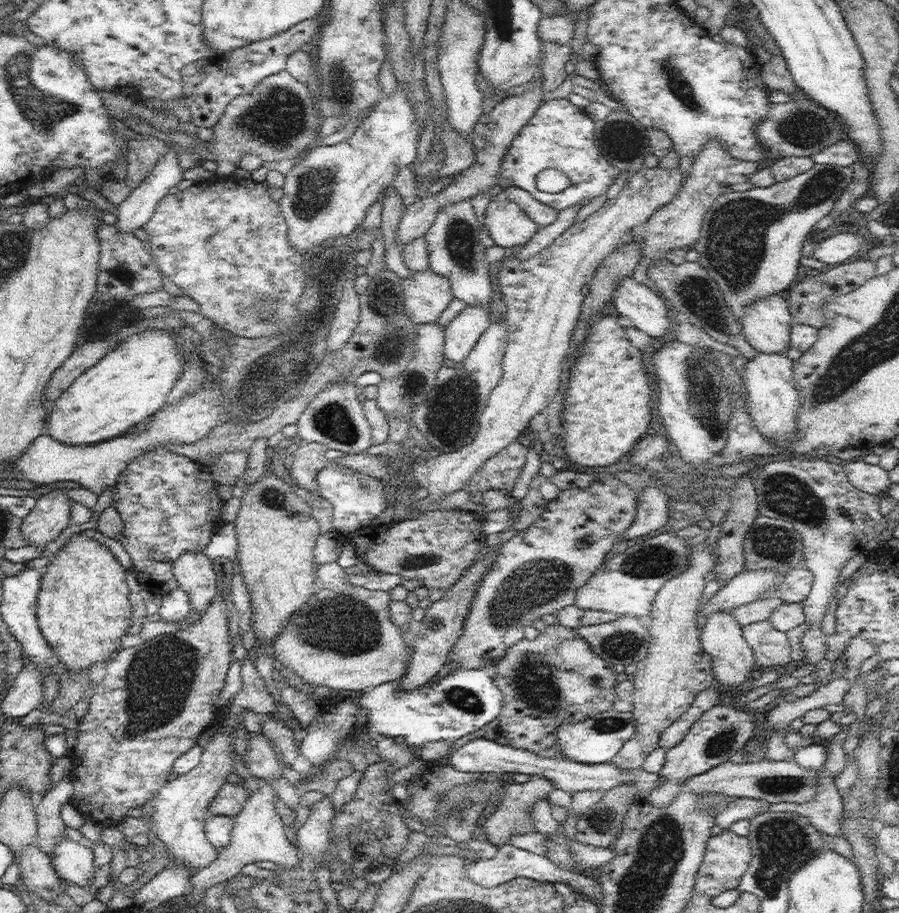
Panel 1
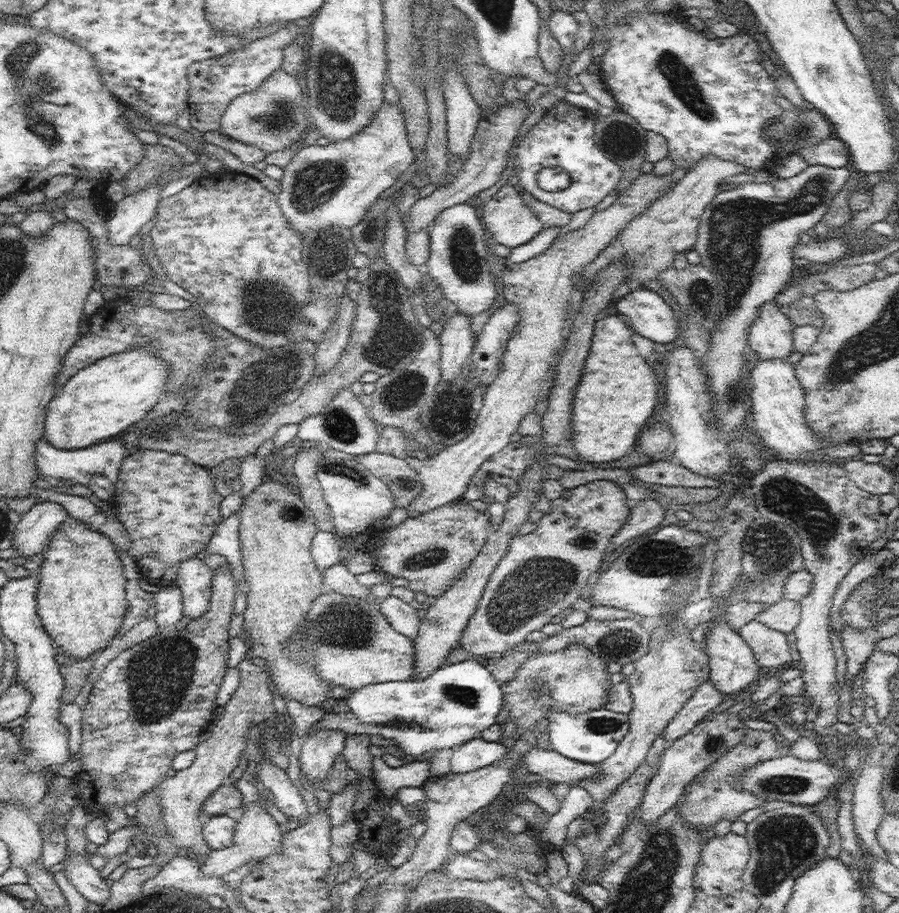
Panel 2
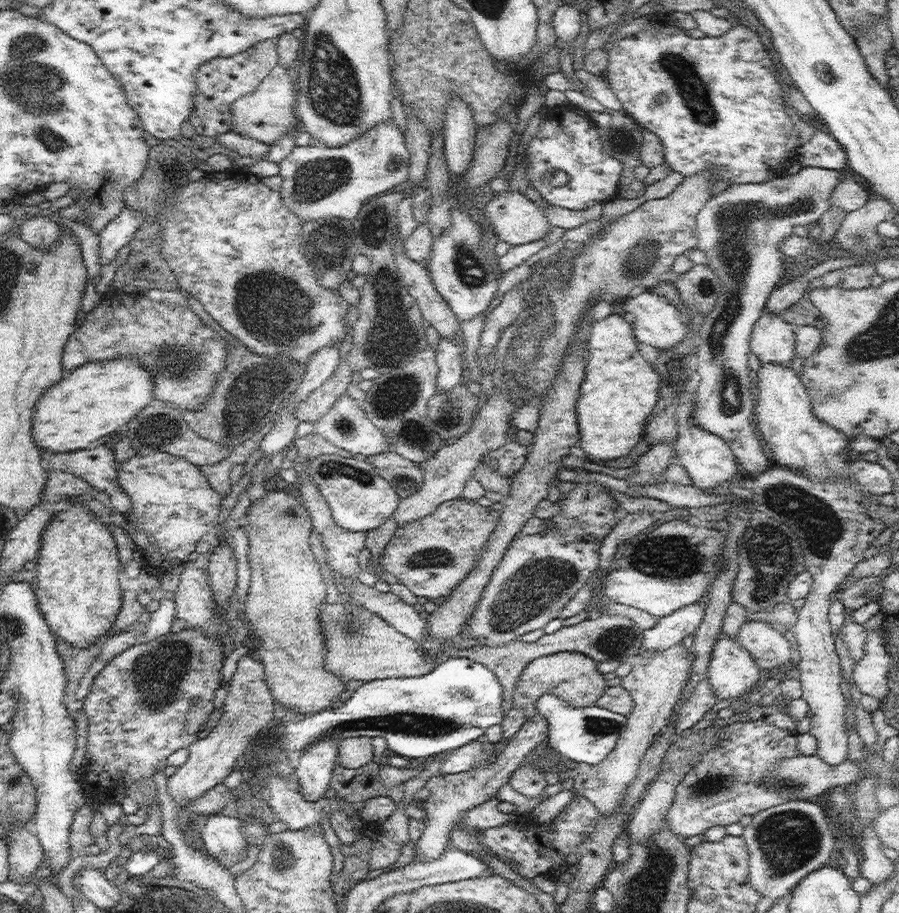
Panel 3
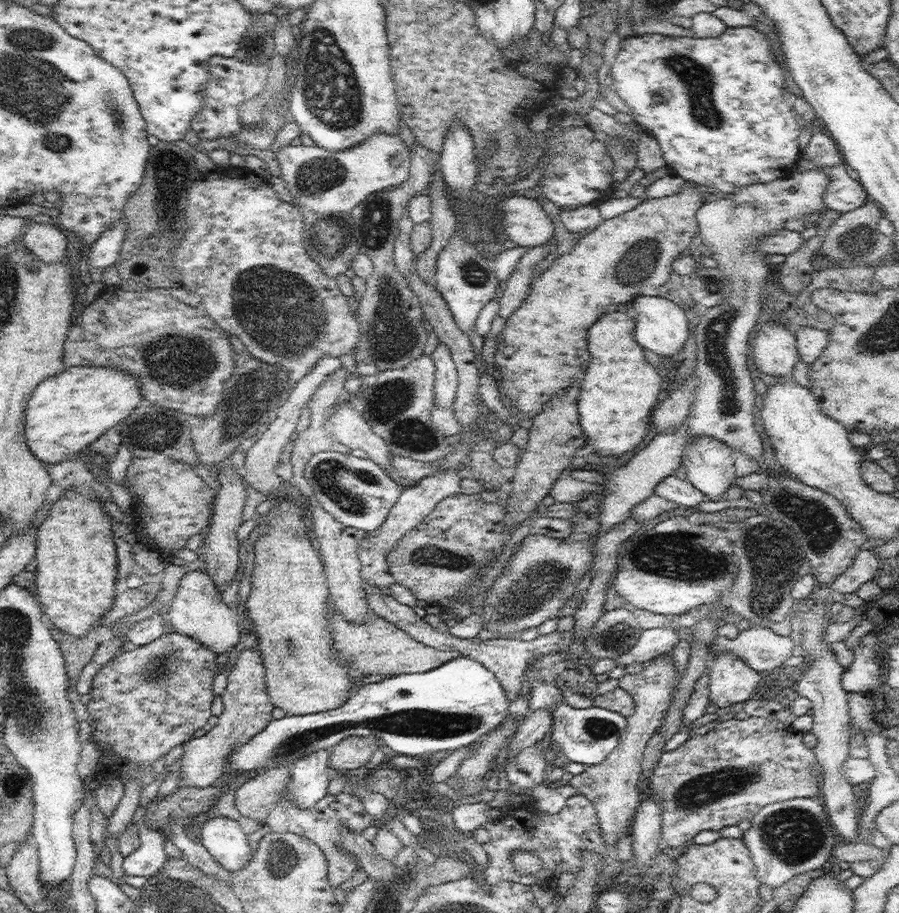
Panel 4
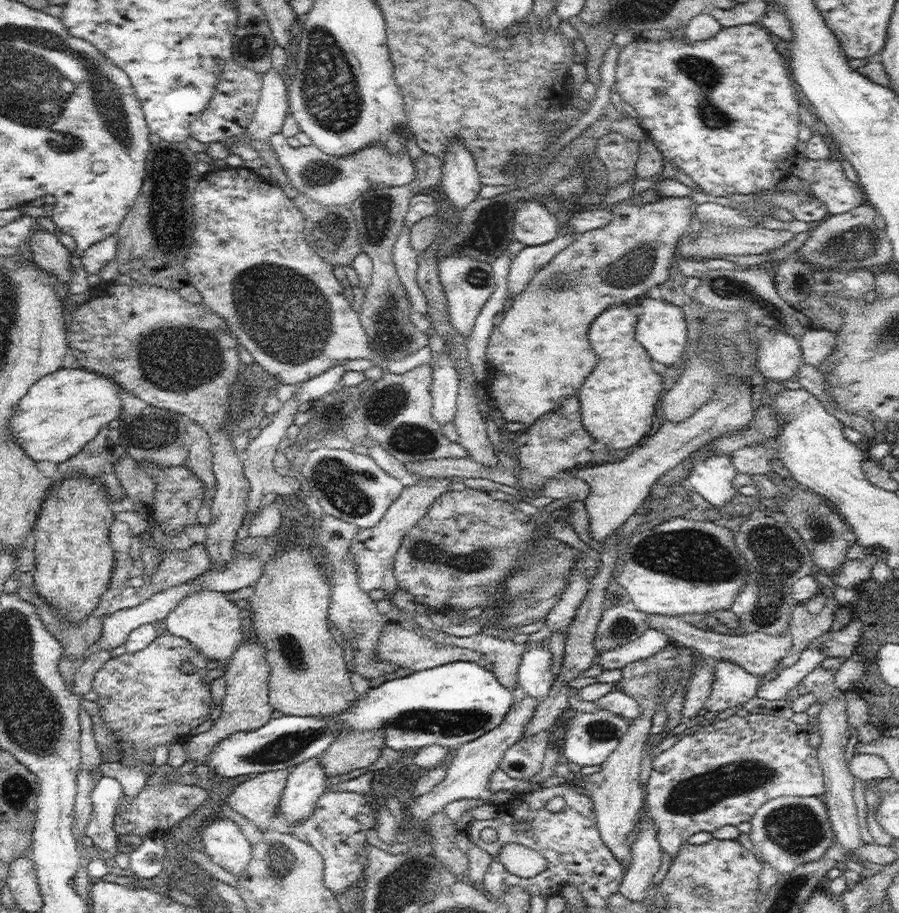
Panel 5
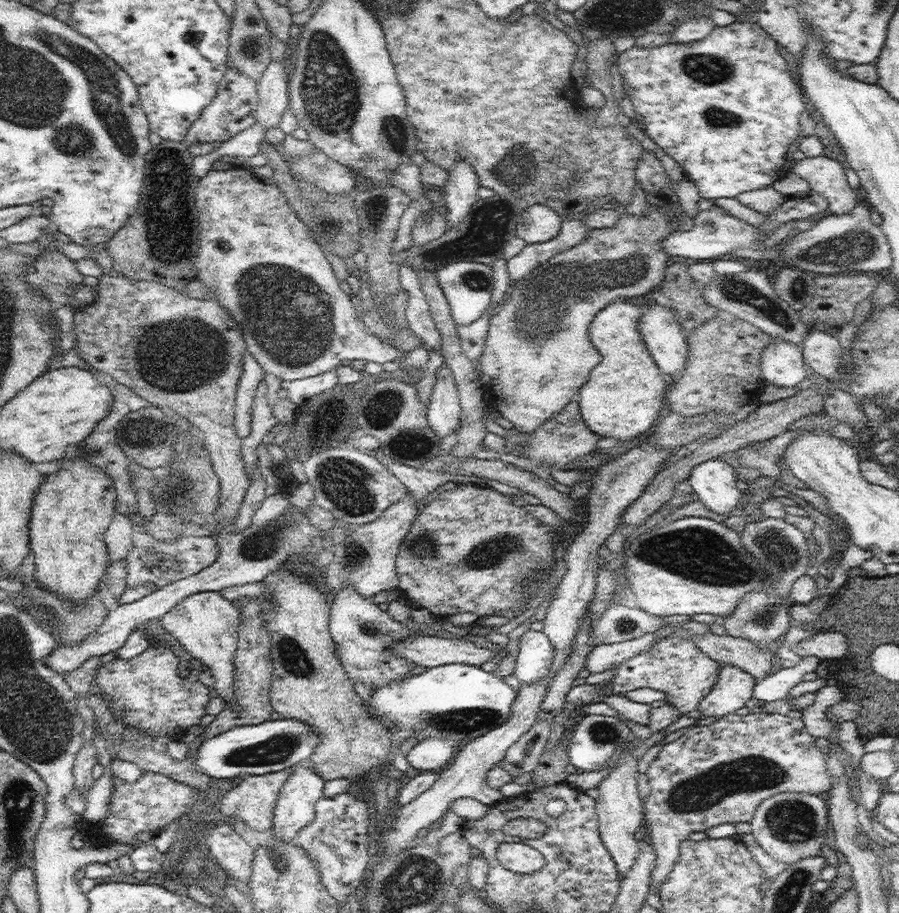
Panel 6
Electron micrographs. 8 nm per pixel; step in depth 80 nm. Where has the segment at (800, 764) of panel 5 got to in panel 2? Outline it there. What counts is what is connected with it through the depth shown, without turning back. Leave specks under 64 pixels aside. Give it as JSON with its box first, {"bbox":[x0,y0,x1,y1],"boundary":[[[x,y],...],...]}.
{"bbox":[679,728,792,832],"boundary":[[[744,728],[744,735],[736,747],[726,751],[726,755],[720,757],[716,763],[708,767],[704,773],[696,775],[686,788],[679,802],[679,815],[692,827],[700,829],[701,832],[709,826],[714,826],[718,820],[727,818],[736,820],[743,813],[762,807],[764,803],[768,803],[768,798],[760,799],[752,793],[744,791],[738,787],[738,778],[744,776],[746,770],[758,766],[760,762],[770,760],[772,758],[782,758],[784,754],[790,755],[792,748],[788,745],[788,741],[784,739],[782,734],[778,737],[773,737],[770,732],[764,730],[750,730]]]}

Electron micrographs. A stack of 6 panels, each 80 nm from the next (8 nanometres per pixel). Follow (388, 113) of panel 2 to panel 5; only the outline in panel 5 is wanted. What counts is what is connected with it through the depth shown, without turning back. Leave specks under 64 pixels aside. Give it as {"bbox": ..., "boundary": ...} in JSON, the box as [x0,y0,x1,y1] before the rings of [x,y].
{"bbox":[268,132,416,208],"boundary":[[[278,132],[273,134],[268,142],[275,149],[279,162],[285,169],[290,180],[289,185],[321,204],[322,208],[326,206],[349,207],[374,184],[404,186],[410,184],[416,176],[414,160],[410,155],[406,151],[393,155],[384,143],[372,143],[354,154],[335,157],[326,154],[314,144],[293,148],[288,143],[288,139]]]}

